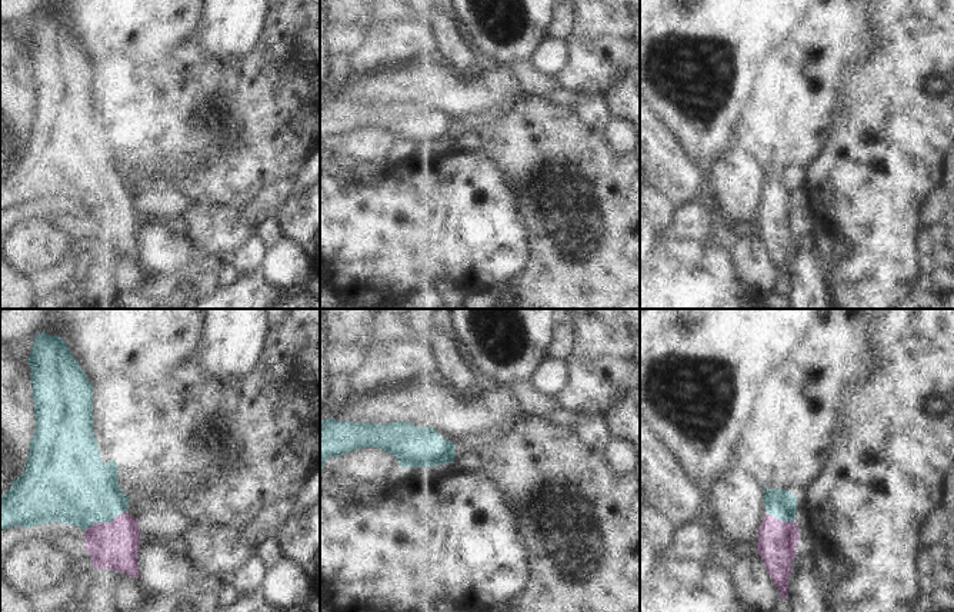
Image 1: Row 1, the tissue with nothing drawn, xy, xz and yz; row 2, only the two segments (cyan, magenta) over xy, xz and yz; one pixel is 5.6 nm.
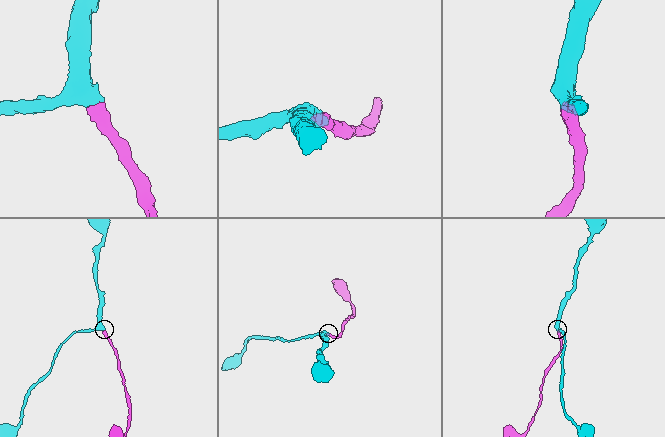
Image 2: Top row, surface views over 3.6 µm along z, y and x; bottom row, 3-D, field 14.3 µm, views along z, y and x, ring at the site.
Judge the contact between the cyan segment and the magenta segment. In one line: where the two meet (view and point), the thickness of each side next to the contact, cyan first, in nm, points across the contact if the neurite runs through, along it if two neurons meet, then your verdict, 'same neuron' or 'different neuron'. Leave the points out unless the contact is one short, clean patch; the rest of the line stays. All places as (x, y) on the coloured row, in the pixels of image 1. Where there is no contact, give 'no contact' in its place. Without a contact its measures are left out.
xy (103, 522) | 420/260 nm | across xy (76, 488), (100, 512), (103, 522), (114, 545) | same neuron

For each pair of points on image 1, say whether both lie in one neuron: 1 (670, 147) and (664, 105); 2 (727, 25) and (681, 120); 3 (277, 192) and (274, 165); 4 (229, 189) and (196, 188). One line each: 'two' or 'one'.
1: two
2: one
3: two
4: one

